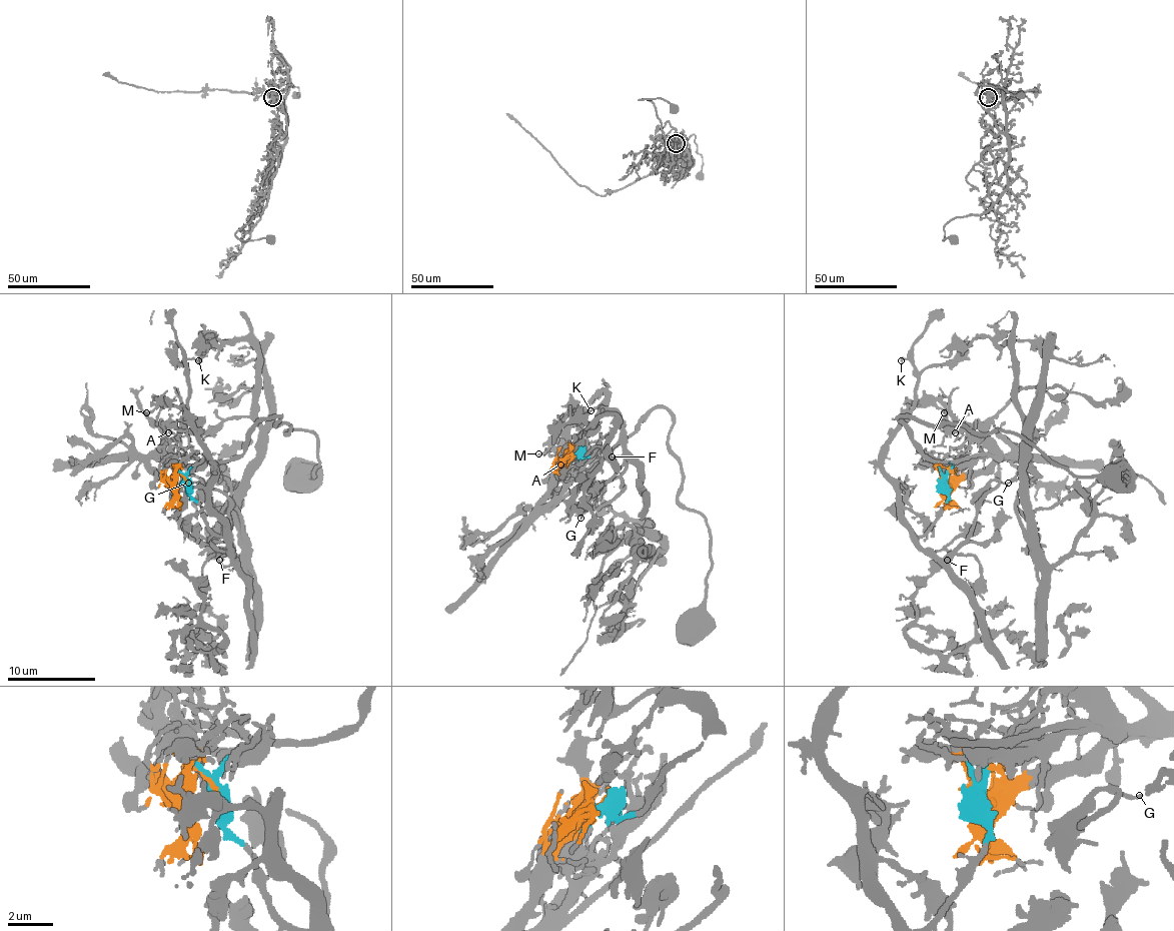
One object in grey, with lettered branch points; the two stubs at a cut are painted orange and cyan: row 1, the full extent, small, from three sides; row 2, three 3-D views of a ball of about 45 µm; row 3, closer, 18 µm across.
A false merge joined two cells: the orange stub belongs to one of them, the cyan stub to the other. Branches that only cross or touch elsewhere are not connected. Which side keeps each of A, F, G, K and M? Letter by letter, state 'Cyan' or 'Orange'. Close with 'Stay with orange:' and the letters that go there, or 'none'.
A: Orange
F: Cyan
G: Cyan
K: Cyan
M: Cyan
Stay with orange: A

